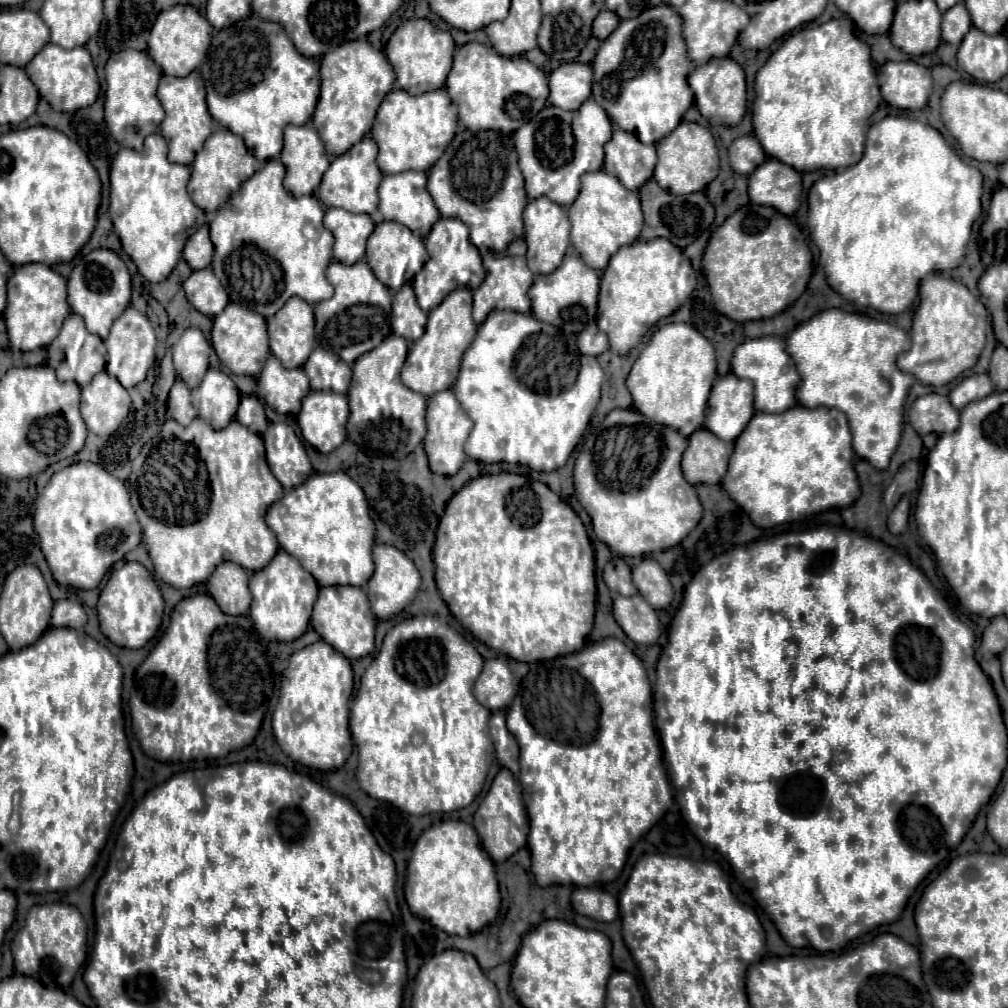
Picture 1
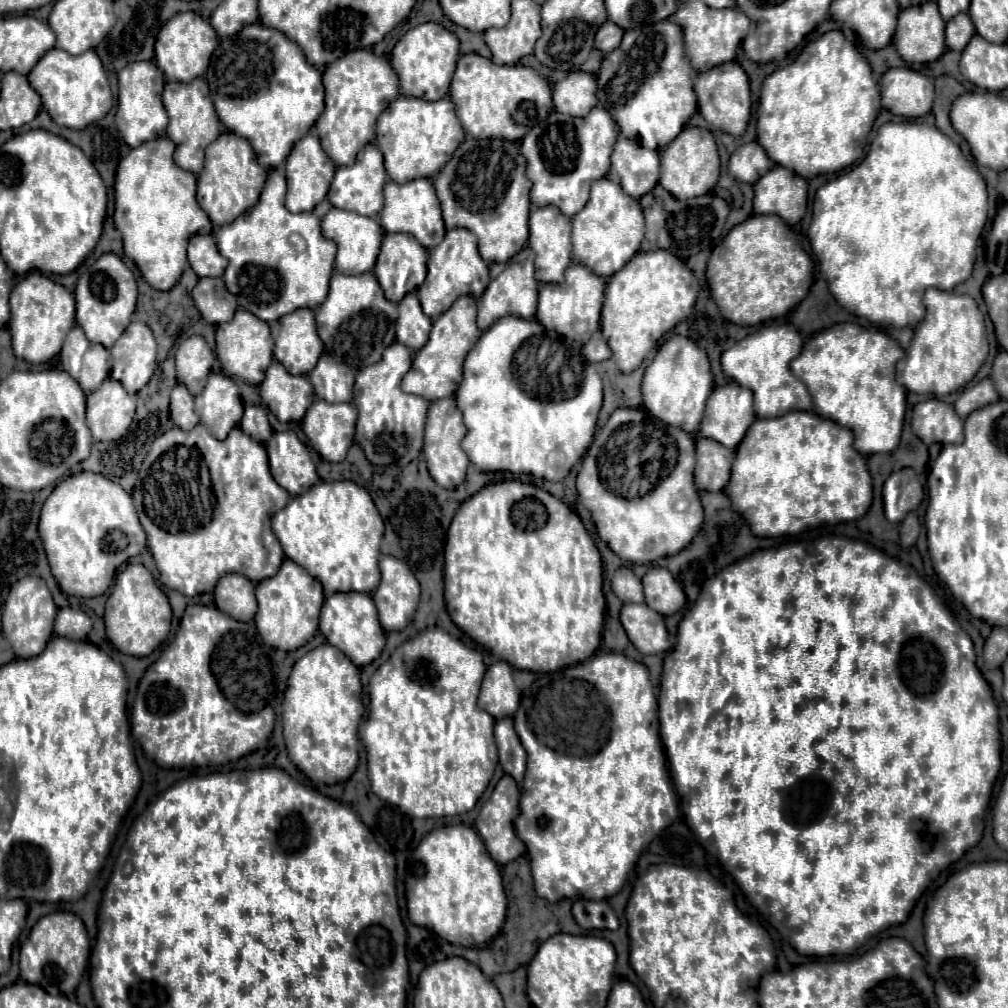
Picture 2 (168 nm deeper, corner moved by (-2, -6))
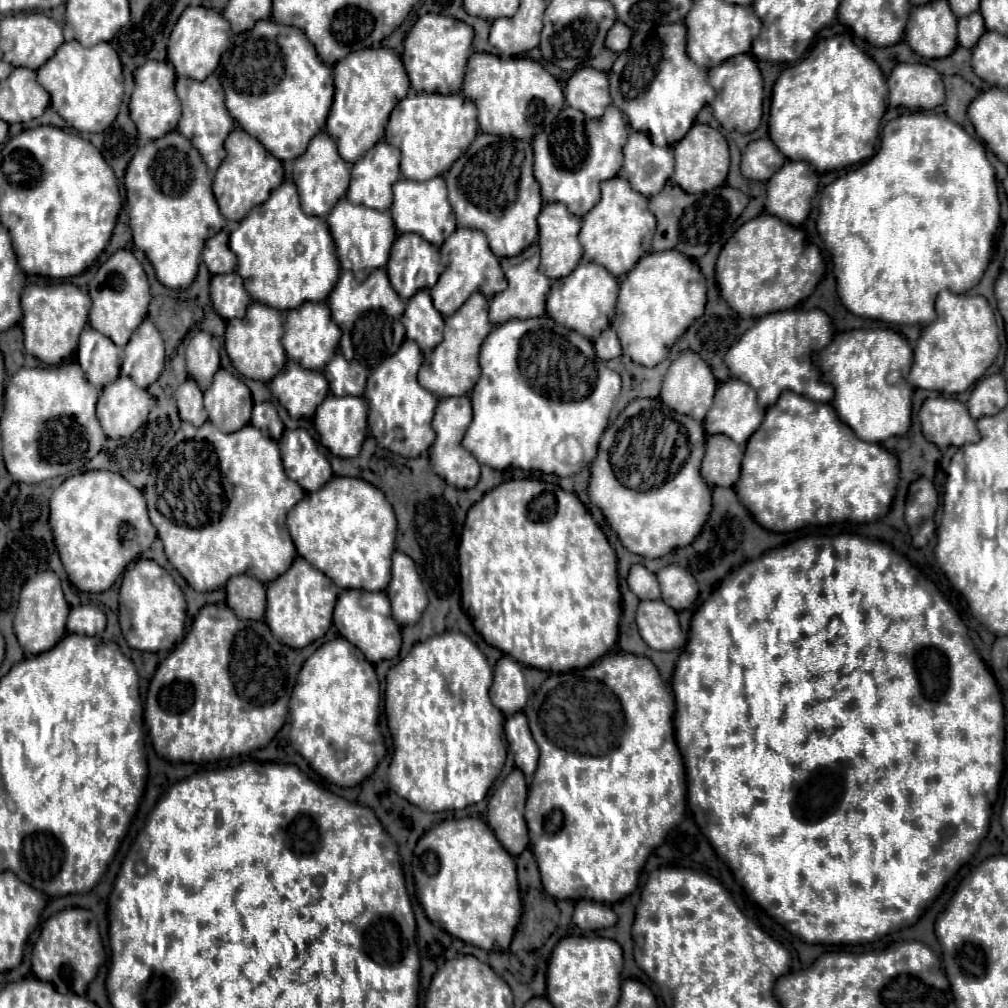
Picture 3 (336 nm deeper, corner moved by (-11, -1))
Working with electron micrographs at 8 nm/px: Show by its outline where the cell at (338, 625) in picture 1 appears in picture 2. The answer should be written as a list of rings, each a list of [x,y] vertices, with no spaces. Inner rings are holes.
[[[338,592],[326,598],[320,614],[320,632],[332,646],[338,646],[356,666],[366,666],[382,654],[384,648],[384,630],[378,626],[378,610],[368,594],[360,592]]]

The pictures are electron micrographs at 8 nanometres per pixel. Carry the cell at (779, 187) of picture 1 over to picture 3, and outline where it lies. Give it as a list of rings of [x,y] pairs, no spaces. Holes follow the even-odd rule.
[[[787,161],[767,181],[765,211],[791,225],[801,225],[809,215],[817,183],[819,175],[811,165],[805,161]]]

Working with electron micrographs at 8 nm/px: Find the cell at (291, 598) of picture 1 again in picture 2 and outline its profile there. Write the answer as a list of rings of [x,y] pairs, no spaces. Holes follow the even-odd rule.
[[[284,560],[276,576],[266,578],[256,586],[256,600],[258,600],[258,612],[254,622],[266,646],[280,650],[296,650],[316,634],[324,592],[320,582],[314,580],[294,560]]]

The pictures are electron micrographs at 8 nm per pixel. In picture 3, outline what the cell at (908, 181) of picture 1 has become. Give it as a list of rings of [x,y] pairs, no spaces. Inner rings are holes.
[[[911,113],[901,115],[893,121],[889,121],[883,127],[881,137],[881,149],[875,153],[869,161],[859,165],[857,169],[851,169],[843,177],[835,179],[821,191],[821,205],[819,205],[819,219],[817,219],[817,231],[827,245],[827,251],[831,253],[833,261],[833,273],[837,279],[837,293],[841,303],[855,315],[865,317],[893,325],[927,325],[935,321],[935,297],[939,291],[949,289],[953,293],[965,293],[971,287],[979,283],[983,277],[983,271],[988,266],[993,250],[993,239],[1001,224],[999,199],[997,199],[997,179],[991,163],[987,161],[985,147],[969,137],[969,133],[955,121],[951,121],[947,115],[937,113]]]

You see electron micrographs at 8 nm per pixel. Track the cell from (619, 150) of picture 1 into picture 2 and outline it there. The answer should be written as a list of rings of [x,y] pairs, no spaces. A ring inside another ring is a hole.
[[[618,136],[612,152],[612,168],[606,178],[618,182],[632,198],[642,198],[658,184],[660,156],[656,150],[646,150],[638,142]]]

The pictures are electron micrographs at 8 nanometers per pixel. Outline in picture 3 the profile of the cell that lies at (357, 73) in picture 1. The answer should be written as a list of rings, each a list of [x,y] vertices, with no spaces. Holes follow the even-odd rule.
[[[387,47],[361,49],[359,53],[349,53],[343,61],[339,61],[333,67],[333,75],[335,75],[335,99],[333,99],[333,105],[331,105],[329,119],[327,119],[327,133],[337,143],[339,155],[347,163],[355,163],[363,157],[363,153],[367,153],[367,149],[371,149],[379,139],[383,139],[385,125],[387,125],[387,119],[389,119],[393,107],[409,91],[409,77],[403,69],[403,61],[399,59],[399,55],[391,49],[387,49]]]

